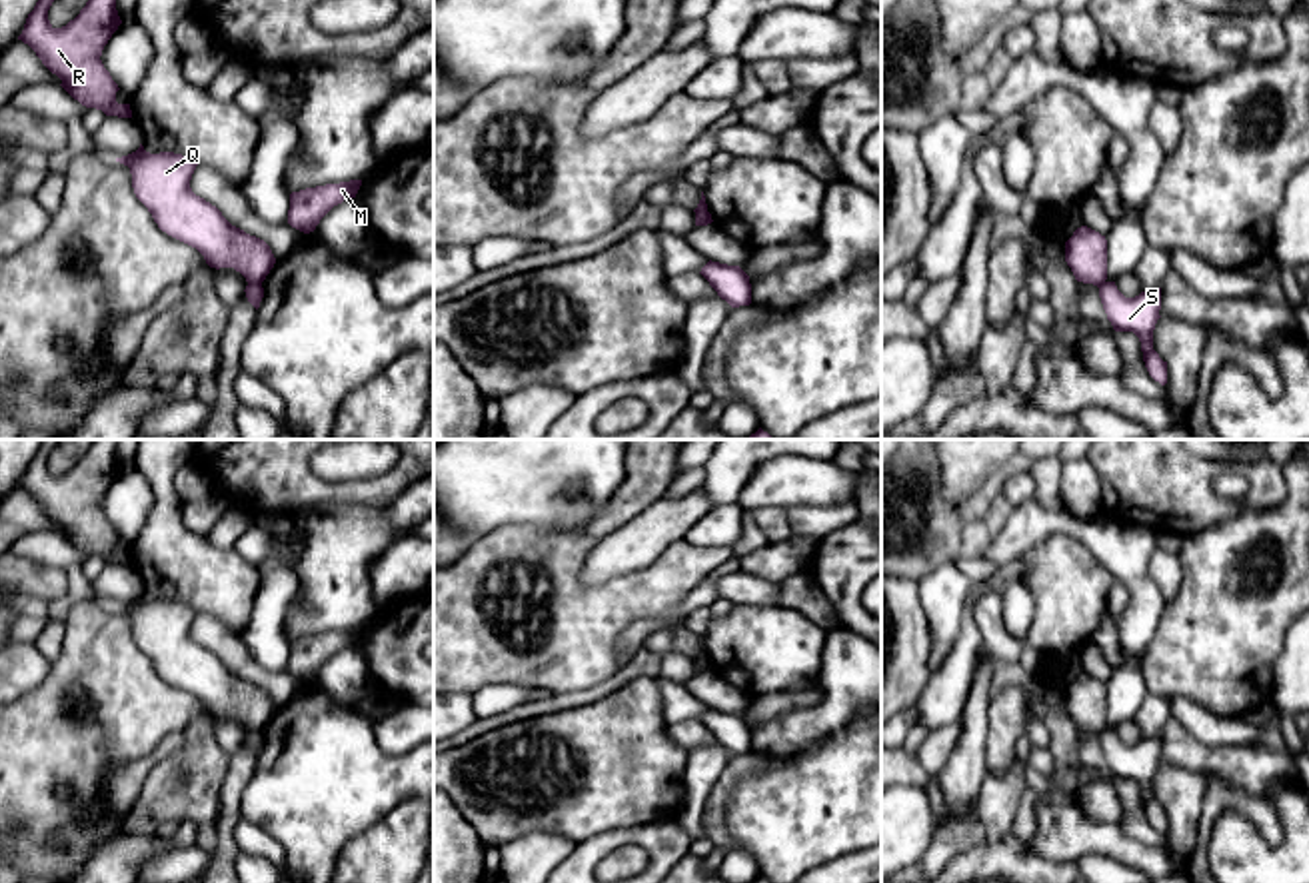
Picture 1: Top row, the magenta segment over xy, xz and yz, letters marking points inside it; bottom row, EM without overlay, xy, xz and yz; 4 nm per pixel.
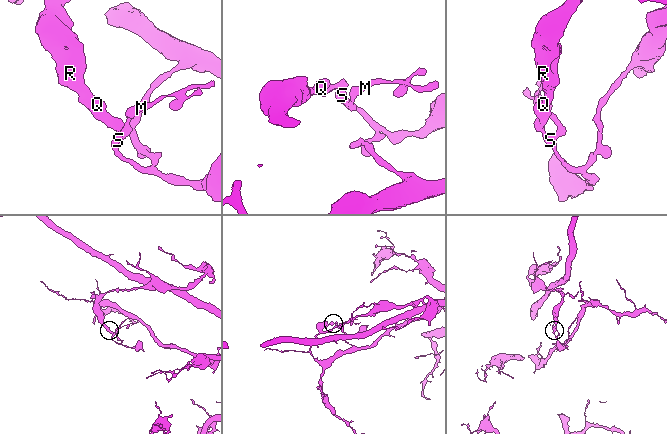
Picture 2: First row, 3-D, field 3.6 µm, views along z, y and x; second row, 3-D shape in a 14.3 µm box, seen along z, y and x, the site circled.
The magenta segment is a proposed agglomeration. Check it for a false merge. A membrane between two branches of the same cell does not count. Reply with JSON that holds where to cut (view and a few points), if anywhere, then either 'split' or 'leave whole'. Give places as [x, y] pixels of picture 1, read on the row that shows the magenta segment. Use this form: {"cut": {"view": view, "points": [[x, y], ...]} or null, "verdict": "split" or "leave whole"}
{"cut": {"view": "xy", "points": [[248, 282], [260, 284]]}, "verdict": "split"}

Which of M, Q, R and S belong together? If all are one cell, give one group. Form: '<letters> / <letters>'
M S / Q R

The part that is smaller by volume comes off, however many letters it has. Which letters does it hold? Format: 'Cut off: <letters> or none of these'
Cut off: Q, R

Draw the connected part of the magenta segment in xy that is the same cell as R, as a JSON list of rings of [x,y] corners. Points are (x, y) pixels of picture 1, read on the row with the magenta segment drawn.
[[[88,0],[62,28],[54,28],[48,20],[52,2],[36,2],[18,40],[36,52],[82,106],[102,110],[106,116],[132,118],[130,104],[116,102],[120,88],[100,60],[104,46],[122,24],[116,0]]]

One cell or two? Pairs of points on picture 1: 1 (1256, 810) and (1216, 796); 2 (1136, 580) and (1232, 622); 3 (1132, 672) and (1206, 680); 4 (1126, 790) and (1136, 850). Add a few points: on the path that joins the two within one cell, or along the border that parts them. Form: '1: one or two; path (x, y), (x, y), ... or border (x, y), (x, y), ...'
1: one; path (1246, 804), (1226, 796)
2: two; border (1166, 602), (1148, 646)
3: two; border (1142, 656), (1142, 678), (1150, 694)
4: two; border (1118, 826), (1130, 836), (1162, 848), (1174, 862)

